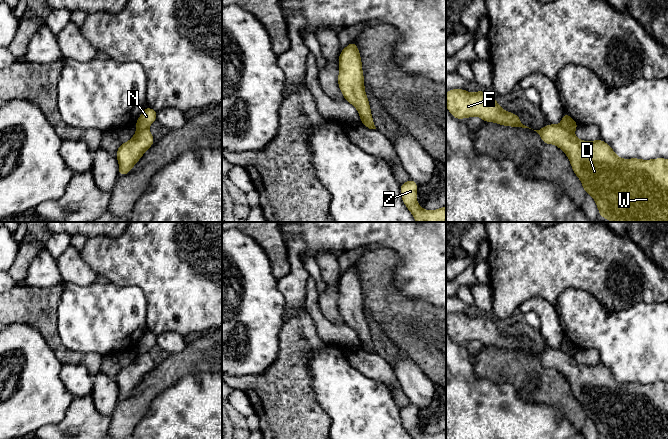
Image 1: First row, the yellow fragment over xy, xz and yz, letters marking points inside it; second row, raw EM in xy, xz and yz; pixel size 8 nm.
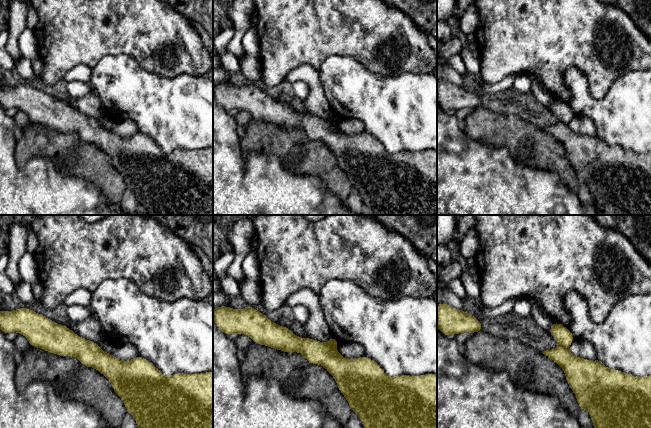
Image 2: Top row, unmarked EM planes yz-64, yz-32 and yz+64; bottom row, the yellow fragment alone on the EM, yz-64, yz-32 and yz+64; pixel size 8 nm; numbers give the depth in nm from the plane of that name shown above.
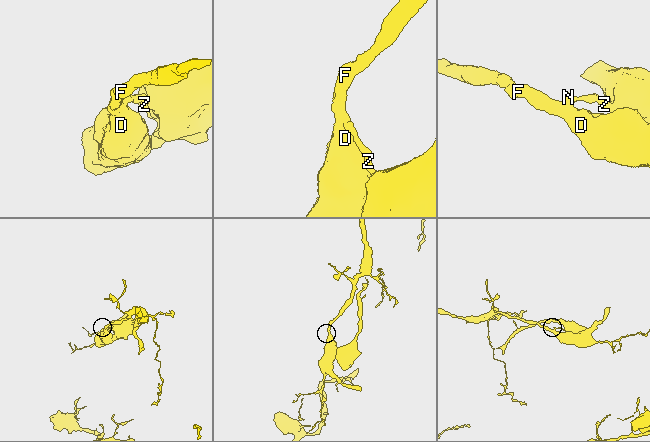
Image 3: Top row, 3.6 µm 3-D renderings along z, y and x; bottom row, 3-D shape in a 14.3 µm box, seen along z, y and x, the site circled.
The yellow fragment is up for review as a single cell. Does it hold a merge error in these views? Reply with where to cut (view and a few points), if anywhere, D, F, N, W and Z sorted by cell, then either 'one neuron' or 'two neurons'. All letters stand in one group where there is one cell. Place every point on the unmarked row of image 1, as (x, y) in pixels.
yz (560, 348), (572, 356) | D F W / N Z | two neurons

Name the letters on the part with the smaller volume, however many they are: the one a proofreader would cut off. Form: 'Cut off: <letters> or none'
Cut off: N, Z

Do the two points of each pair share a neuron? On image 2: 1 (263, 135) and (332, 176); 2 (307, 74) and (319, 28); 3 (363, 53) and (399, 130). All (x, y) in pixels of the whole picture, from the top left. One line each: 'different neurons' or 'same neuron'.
1: same neuron
2: different neurons
3: different neurons

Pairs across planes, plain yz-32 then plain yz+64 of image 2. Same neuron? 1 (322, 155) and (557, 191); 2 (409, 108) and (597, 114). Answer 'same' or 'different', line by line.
1: different
2: same

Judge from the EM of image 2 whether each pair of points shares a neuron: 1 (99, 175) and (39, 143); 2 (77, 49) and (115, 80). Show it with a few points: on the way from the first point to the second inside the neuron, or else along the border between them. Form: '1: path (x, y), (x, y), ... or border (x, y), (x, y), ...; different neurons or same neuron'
1: path (84, 160), (74, 158), (65, 149), (54, 144); same neuron
2: border (118, 55), (104, 55), (91, 68); different neurons

